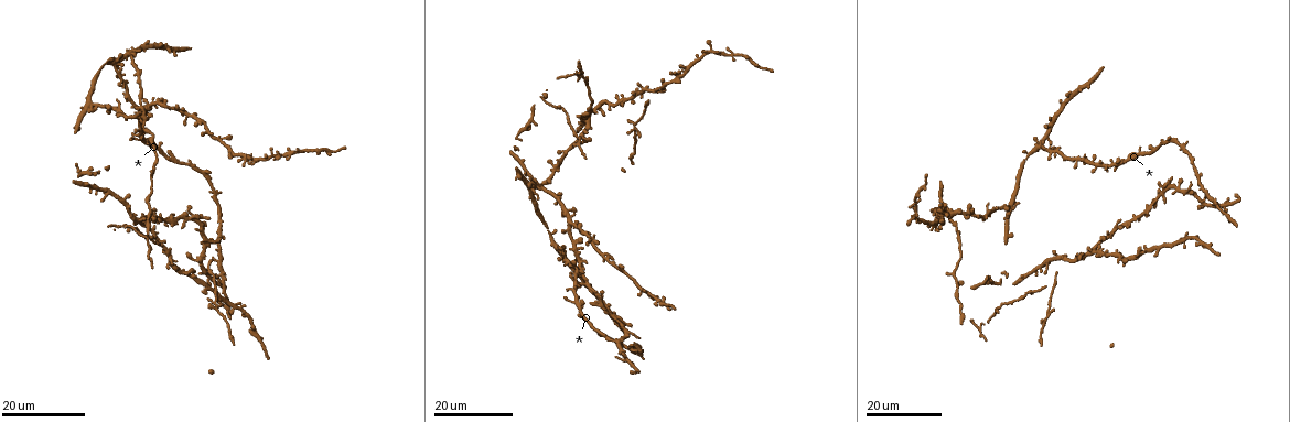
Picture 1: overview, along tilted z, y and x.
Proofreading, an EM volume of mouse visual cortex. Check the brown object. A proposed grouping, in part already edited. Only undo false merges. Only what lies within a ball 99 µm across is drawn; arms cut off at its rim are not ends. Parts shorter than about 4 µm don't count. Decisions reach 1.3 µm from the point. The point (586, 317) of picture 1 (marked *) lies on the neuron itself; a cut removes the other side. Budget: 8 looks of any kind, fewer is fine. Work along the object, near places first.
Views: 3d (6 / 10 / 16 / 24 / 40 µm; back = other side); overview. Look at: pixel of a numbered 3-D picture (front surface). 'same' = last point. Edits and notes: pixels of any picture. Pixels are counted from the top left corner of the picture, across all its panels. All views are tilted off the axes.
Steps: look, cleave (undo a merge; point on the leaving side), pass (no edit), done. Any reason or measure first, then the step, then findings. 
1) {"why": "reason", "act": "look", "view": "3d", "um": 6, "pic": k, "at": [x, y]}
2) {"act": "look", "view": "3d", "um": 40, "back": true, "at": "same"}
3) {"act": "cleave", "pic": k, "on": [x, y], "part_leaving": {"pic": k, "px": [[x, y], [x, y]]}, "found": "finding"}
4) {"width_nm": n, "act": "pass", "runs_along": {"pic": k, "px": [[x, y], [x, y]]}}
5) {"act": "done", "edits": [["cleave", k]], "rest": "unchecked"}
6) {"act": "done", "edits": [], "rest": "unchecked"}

{"why": "a fork", "act": "look", "view": "3d", "um": 24, "pic": 1, "at": [1197, 181]}

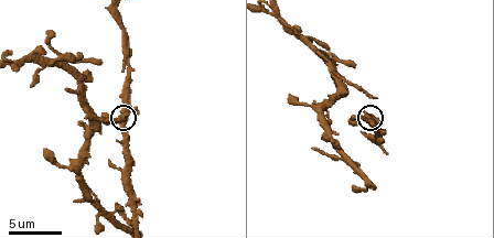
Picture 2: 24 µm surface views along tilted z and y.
{"why": "zoom in", "act": "look", "view": "3d", "um": 10, "pic": 2, "at": [124, 123]}

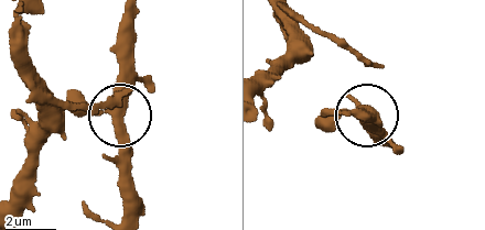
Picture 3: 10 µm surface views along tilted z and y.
{"arms": 3, "act": "pass", "found": "all the same neuron"}

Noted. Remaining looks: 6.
{"why": "looks like a crossing", "act": "look", "view": "3d", "um": 16, "pic": 1, "at": [572, 223]}

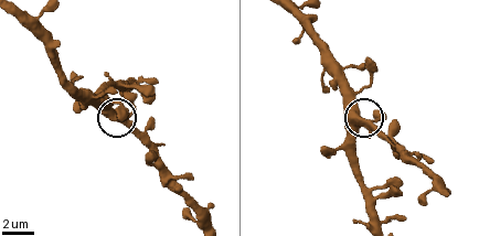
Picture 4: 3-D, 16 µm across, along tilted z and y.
{"act": "look", "view": "3d", "um": 10, "pic": 4, "at": [357, 119]}

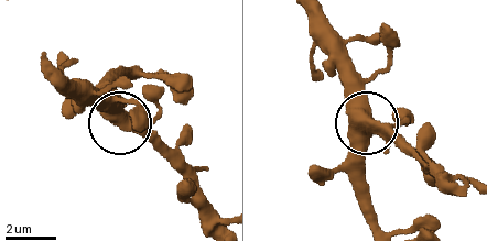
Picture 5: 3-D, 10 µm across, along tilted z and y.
{"arms": 4, "act": "pass", "runs_along": {"pic": 5, "px": [[380, 228], [364, 188], [365, 94], [336, 63]]}, "found": "all the same neuron"}

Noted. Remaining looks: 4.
{"act": "look", "view": "3d", "um": 16, "pic": 1, "at": [731, 55]}

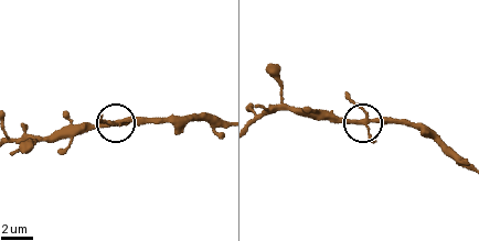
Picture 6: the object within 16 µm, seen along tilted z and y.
{"why": "closer look", "act": "look", "view": "3d", "um": 10, "pic": 6, "at": [366, 122]}

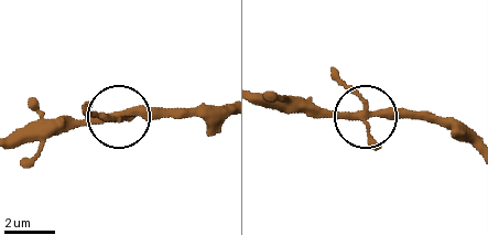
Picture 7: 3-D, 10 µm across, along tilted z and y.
{"arms": 4, "act": "pass", "found": "continuous, no second neuron"}

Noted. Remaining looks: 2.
{"why": "three arms meet", "act": "look", "view": "3d", "um": 16, "pic": 1, "at": [1048, 317]}

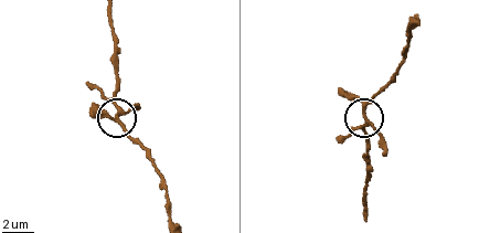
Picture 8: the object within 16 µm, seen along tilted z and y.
{"act": "look", "view": "3d", "um": 6, "pic": 8, "at": [370, 124]}

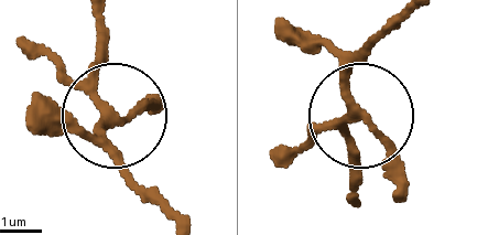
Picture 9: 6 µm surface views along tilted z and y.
{"width_nm": 170, "act": "pass", "found": "continuous, no second neuron"}

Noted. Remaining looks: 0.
{"act": "done", "edits": [], "rest": "unchecked"}

